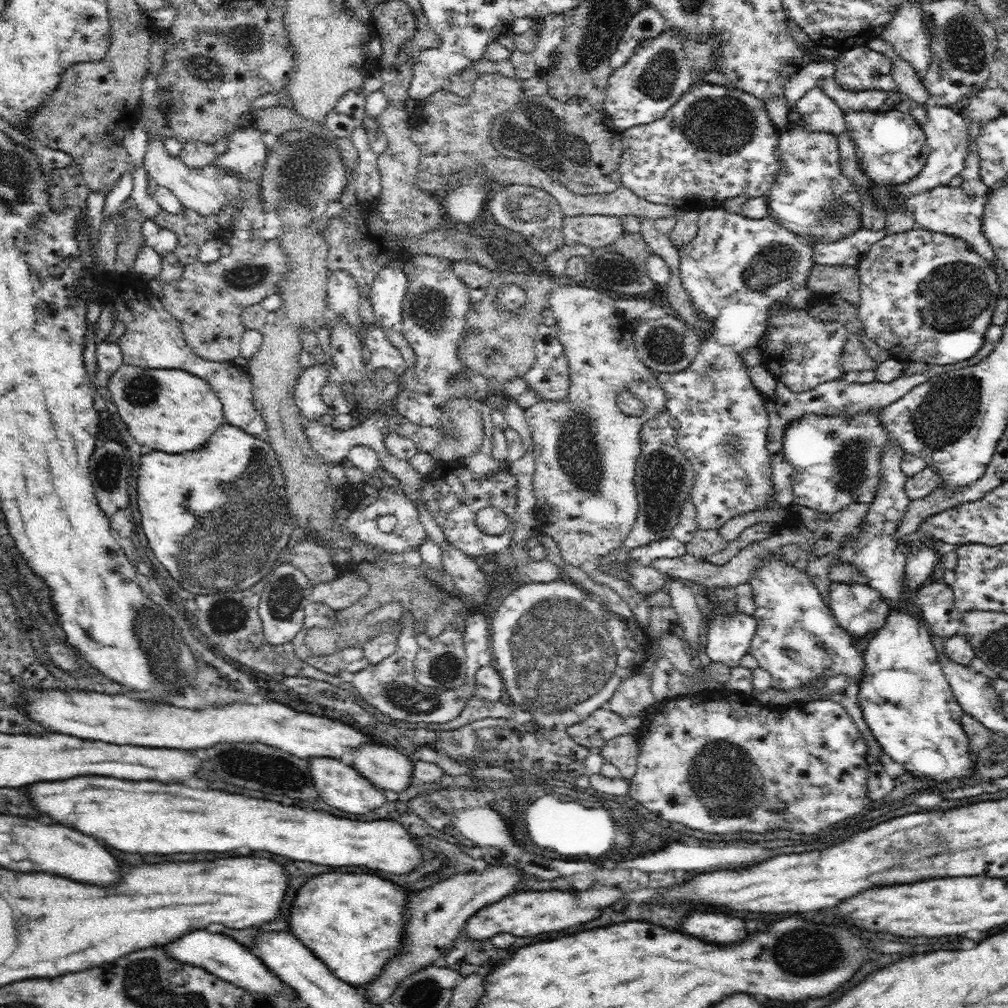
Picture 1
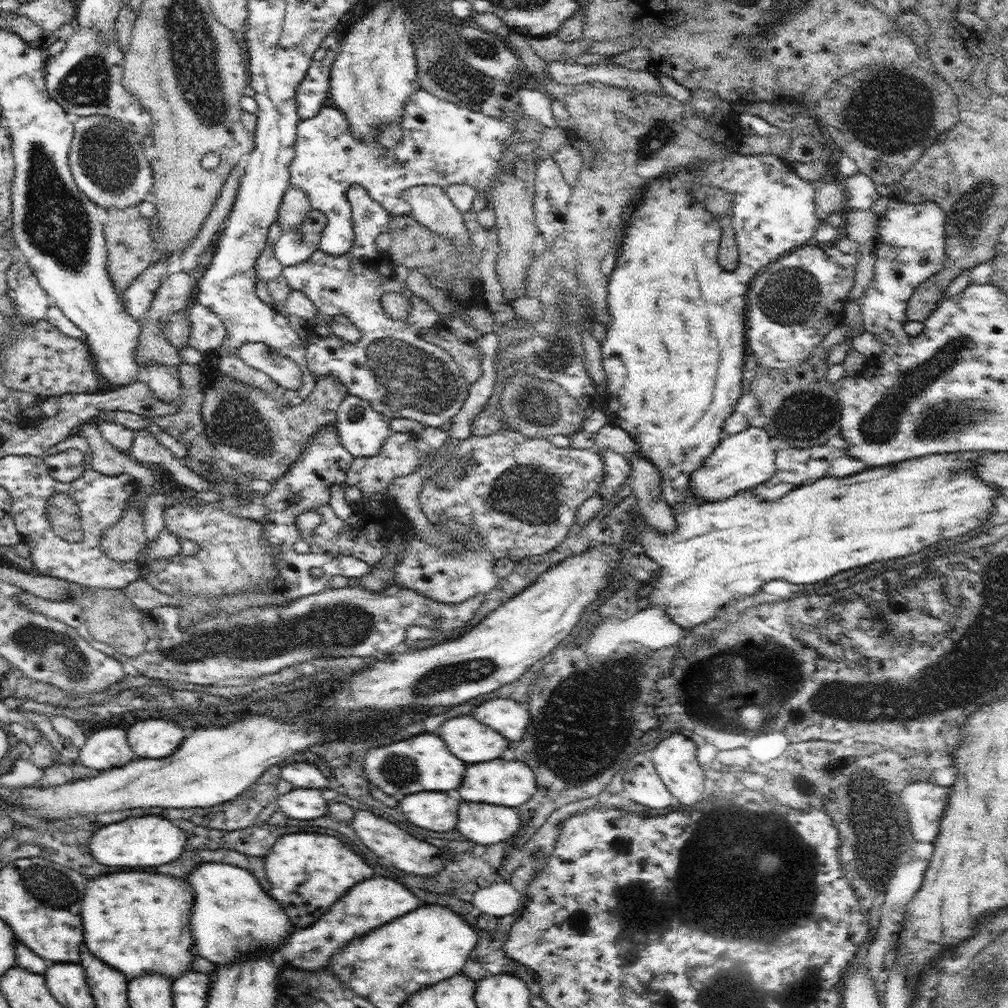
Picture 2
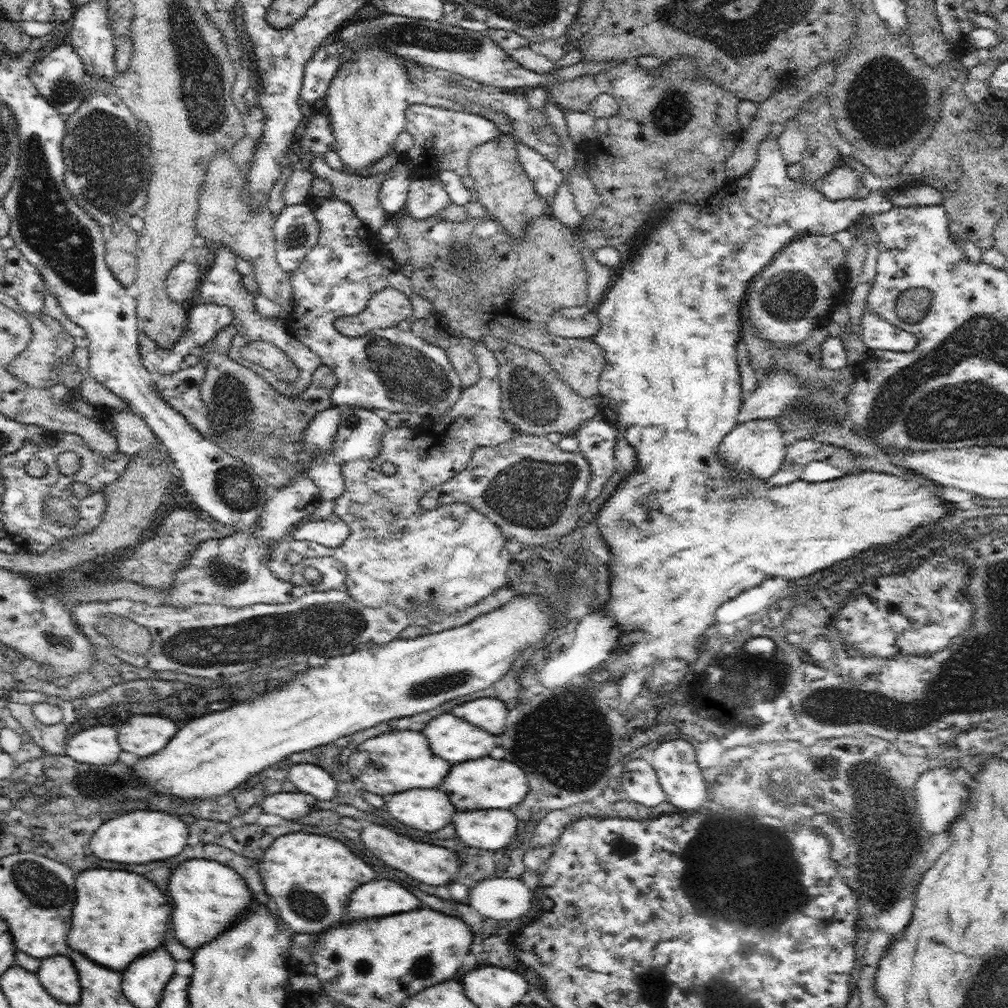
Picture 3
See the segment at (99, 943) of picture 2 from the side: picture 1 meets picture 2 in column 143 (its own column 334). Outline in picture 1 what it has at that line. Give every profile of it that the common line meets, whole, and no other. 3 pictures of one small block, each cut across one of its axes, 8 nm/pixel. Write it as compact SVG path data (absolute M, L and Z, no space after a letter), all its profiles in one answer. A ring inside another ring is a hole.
M326 872L312 876L294 896L290 906L290 934L294 934L306 948L310 948L338 979L354 986L368 984L382 972L387 960L401 949L402 918L406 906L406 892L372 874L344 874Z

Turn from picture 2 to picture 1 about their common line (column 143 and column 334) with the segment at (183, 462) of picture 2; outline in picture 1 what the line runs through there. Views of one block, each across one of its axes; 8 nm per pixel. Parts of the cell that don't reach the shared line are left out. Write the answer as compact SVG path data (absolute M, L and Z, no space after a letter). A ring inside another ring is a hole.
M372 411L370 418L356 427L349 428L348 430L341 431L335 429L332 426L326 426L318 419L308 420L304 419L301 423L307 436L310 446L322 457L322 460L331 464L341 464L344 460L347 460L349 450L354 445L364 445L372 448L378 455L378 458L382 461L382 467L388 471L399 482L399 488L403 493L415 504L418 509L418 515L420 515L421 525L425 528L428 537L432 538L436 544L440 547L445 547L448 544L448 540L440 525L435 521L434 516L430 510L426 508L426 505L420 501L420 486L422 486L422 473L414 469L407 460L402 460L392 454L390 454L384 446L383 433L388 428L388 418L390 413L386 411Z

